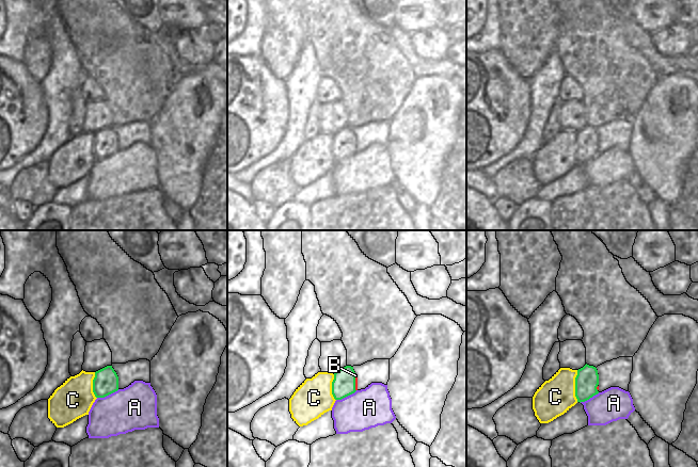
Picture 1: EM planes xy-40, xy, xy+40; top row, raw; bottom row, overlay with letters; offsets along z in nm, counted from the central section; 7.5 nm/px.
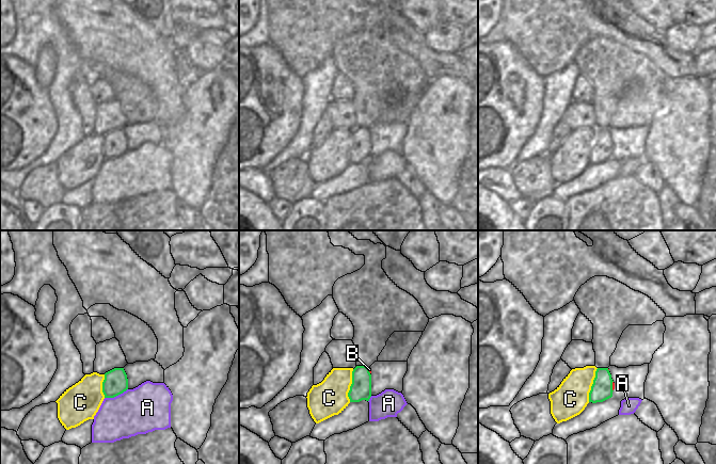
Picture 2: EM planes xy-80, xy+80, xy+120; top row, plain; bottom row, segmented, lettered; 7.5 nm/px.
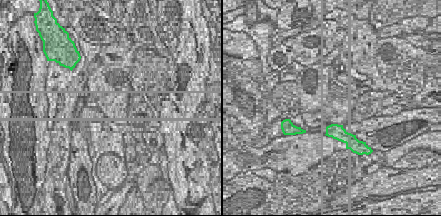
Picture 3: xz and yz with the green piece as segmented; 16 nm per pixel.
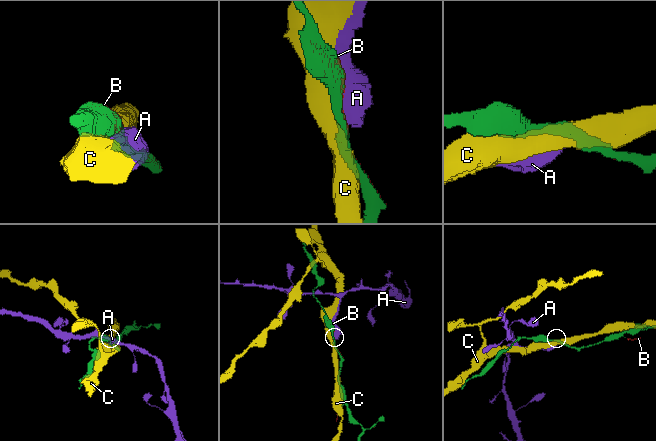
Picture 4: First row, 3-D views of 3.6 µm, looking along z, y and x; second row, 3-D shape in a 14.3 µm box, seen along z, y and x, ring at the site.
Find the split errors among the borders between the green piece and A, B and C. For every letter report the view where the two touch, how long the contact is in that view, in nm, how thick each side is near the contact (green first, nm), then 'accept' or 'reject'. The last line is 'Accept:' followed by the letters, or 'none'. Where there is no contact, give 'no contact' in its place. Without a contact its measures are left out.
A: xy-40 | 180 nm | 190/340 nm | reject
B: xy | 130 nm | 180/20 nm | accept
C: xy+40 | 240 nm | 180/280 nm | reject
Accept: B

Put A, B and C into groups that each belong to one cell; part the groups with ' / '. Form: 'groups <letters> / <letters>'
groups A / B / C

